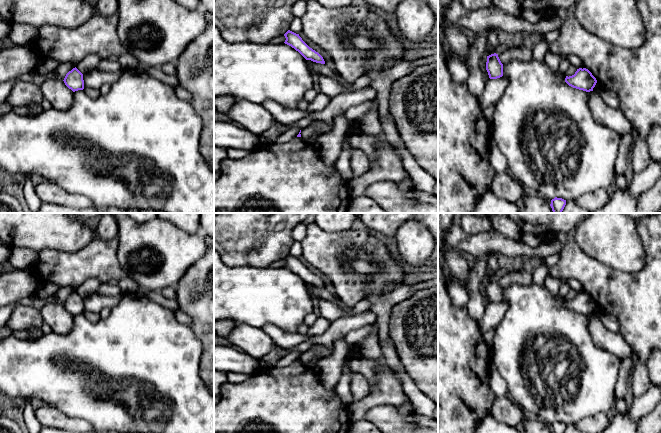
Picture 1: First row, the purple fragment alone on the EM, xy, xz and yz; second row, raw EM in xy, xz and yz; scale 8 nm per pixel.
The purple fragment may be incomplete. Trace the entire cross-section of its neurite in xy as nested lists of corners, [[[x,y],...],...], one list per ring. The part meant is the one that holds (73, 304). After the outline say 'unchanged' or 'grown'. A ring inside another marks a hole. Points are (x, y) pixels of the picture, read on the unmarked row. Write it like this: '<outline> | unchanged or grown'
[[[76,291],[66,298],[63,305],[73,316],[84,313],[83,298]]] | unchanged

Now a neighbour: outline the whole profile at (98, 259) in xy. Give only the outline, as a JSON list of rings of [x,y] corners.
[[[117,238],[111,240],[93,239],[76,252],[55,249],[38,252],[38,261],[29,271],[40,283],[51,282],[76,290],[86,280],[95,278],[101,284],[109,280],[120,280],[127,273],[117,259]]]

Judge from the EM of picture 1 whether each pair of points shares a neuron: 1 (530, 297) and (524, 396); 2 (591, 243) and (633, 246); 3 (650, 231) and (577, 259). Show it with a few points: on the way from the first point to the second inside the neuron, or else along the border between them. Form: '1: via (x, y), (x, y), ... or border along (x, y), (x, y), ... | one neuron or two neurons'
1: via (523, 322), (513, 334), (513, 371) | one neuron
2: via (601, 243), (616, 243), (619, 246), (623, 246) | one neuron
3: via (650, 258), (650, 266), (635, 280), (604, 280) | one neuron

